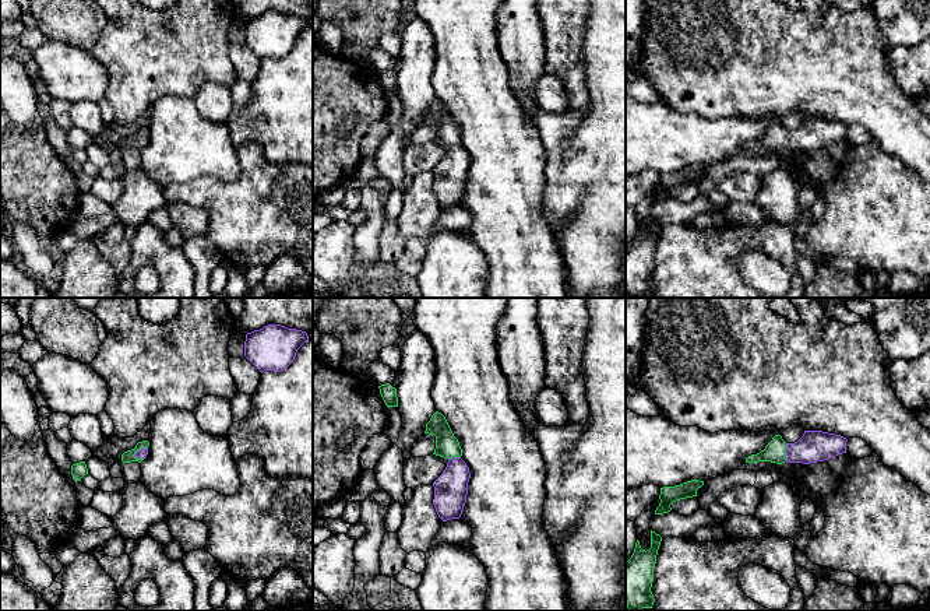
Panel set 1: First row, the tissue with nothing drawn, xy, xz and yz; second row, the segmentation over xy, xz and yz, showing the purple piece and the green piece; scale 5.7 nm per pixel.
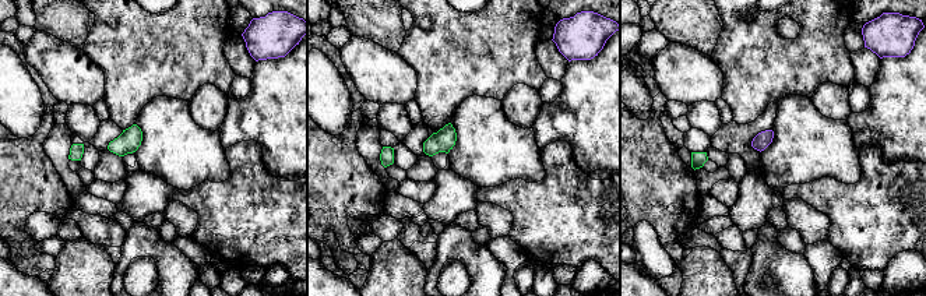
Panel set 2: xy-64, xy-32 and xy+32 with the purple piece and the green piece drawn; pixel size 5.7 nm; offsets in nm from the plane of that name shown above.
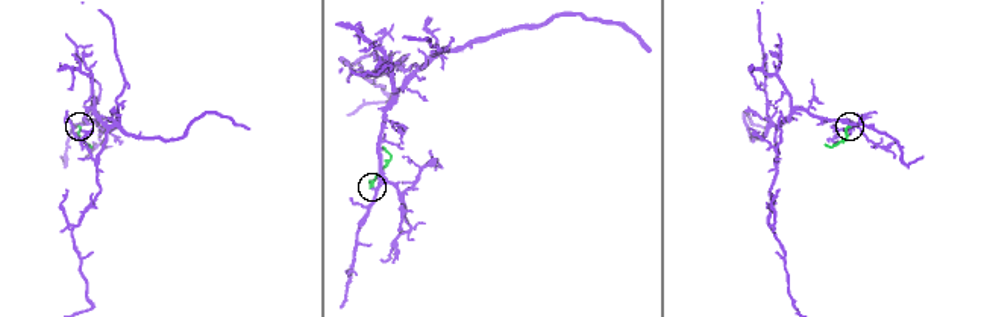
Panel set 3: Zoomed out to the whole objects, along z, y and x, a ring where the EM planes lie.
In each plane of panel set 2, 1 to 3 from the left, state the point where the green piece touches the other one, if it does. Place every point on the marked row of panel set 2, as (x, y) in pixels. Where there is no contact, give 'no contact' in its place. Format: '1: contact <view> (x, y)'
1: no contact
2: no contact
3: no contact

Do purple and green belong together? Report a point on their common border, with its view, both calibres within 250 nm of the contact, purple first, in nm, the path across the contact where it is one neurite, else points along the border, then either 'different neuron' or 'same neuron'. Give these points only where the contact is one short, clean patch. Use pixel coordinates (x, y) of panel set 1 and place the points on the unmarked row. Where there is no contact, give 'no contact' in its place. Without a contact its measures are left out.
meets purple in yz at (785, 139); 180 nm thick on the purple side, 120 nm on the other; runs through yz (813, 133), (800, 139), (785, 139), (774, 139); same neuron

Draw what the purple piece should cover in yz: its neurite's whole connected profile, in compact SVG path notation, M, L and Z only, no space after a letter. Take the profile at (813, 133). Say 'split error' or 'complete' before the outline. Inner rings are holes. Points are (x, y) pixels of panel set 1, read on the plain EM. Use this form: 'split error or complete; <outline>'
split error; M804 117L803 123L795 130L786 130L781 122L775 122L772 127L757 141L746 145L746 150L771 148L782 150L817 150L846 140L848 126L822 117Z

